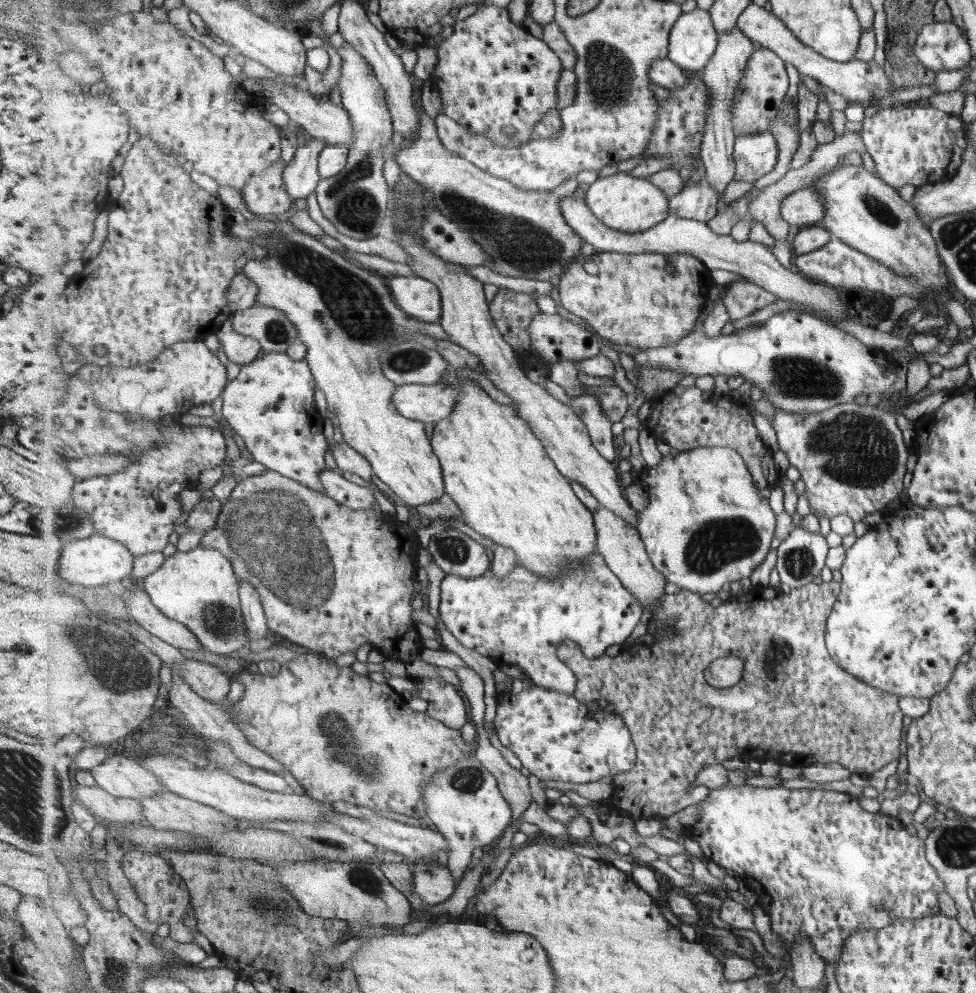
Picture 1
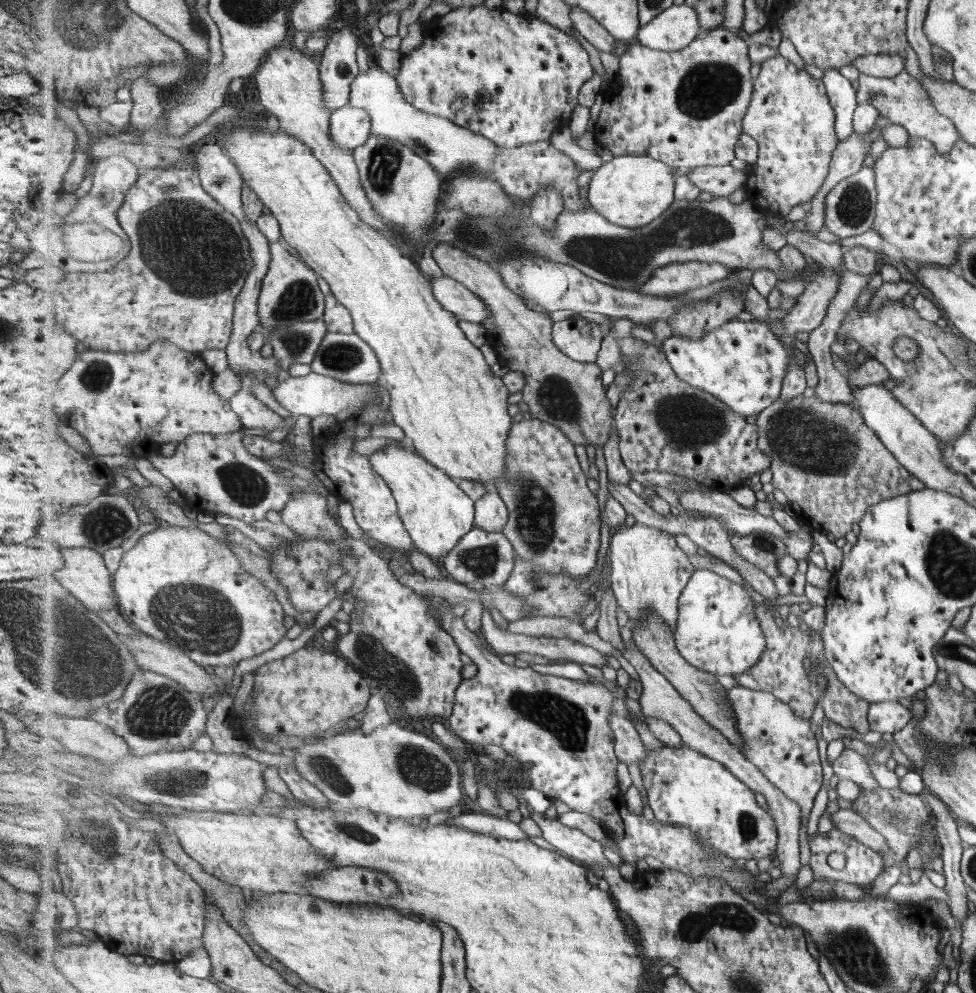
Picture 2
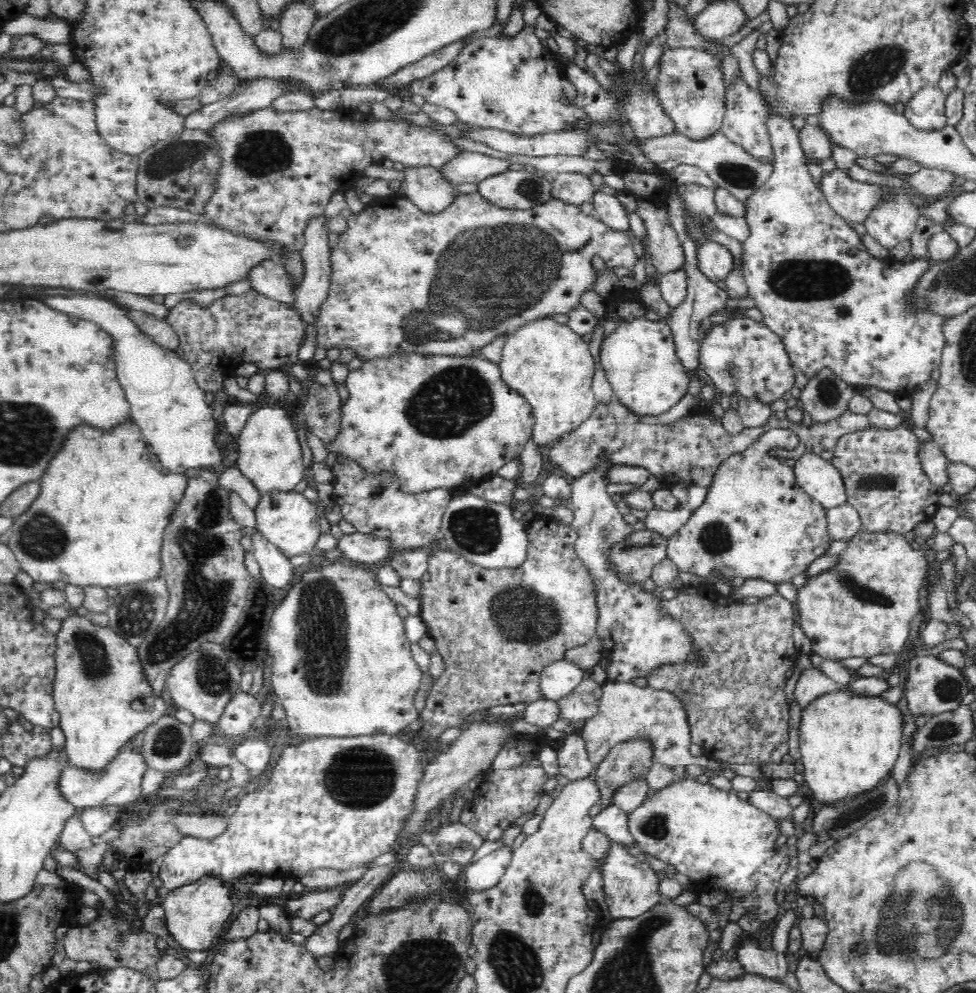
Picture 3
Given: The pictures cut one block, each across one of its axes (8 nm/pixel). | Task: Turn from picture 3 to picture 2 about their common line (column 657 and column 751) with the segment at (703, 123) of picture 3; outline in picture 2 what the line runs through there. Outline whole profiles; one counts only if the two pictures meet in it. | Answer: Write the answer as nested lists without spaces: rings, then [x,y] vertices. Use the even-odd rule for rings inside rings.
[[[717,28],[700,33],[698,39],[693,44],[683,48],[679,52],[655,51],[653,48],[632,43],[629,48],[619,57],[620,69],[617,75],[609,84],[605,96],[609,99],[607,104],[603,104],[603,112],[599,116],[599,122],[594,126],[594,133],[601,146],[610,150],[613,156],[639,155],[650,156],[651,158],[662,160],[665,164],[670,164],[674,168],[676,175],[690,175],[691,169],[695,167],[709,165],[731,165],[736,159],[736,147],[739,139],[744,133],[743,122],[746,119],[747,110],[750,108],[751,99],[754,98],[754,80],[751,76],[750,45],[736,33],[725,28]]]

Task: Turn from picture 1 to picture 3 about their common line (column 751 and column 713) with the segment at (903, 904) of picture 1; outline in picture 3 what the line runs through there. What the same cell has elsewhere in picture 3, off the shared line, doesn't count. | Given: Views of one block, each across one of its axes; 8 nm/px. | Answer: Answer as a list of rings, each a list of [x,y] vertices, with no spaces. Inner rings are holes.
[[[686,778],[666,784],[664,788],[649,788],[644,803],[633,812],[628,813],[628,831],[636,842],[638,852],[644,852],[646,857],[660,866],[670,864],[677,872],[685,874],[690,881],[716,880],[722,882],[724,890],[729,890],[728,902],[729,922],[736,923],[738,918],[748,909],[753,909],[762,920],[762,927],[776,923],[778,915],[777,893],[779,880],[789,868],[789,855],[775,849],[780,830],[778,821],[768,813],[760,811],[751,803],[740,799],[738,795],[723,791],[710,783],[701,784],[696,778]]]

